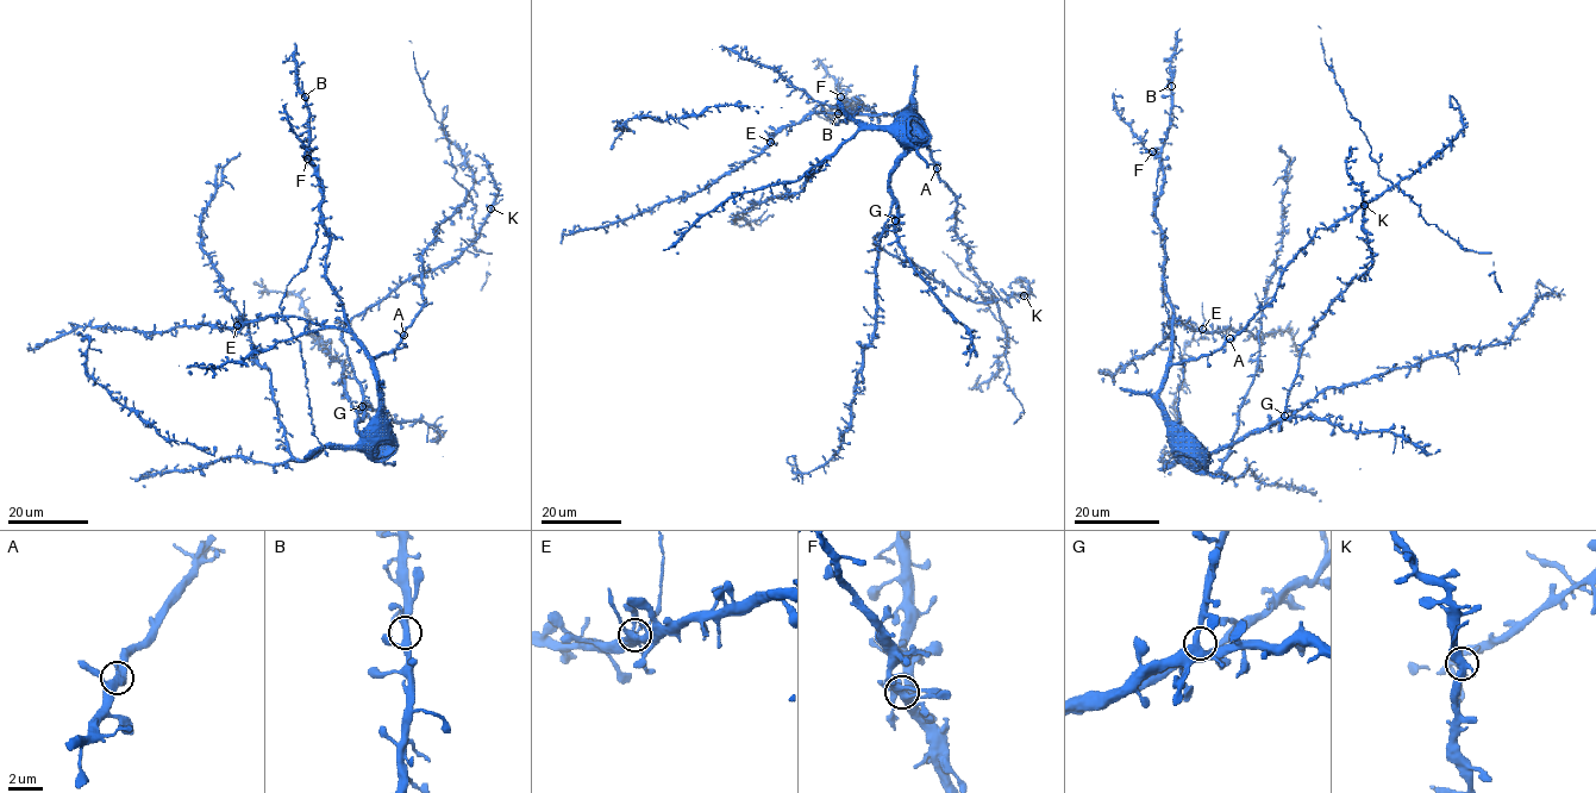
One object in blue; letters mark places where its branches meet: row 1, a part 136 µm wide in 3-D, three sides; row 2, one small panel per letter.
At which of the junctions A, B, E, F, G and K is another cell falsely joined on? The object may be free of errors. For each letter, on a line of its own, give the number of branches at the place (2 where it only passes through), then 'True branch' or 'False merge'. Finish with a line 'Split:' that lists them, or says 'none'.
A: Branches: 3. True branch
B: Branches: 3. True branch
E: Branches: 3. True branch
F: Branches: 3. True branch
G: Branches: 3. True branch
K: Branches: 3. True branch
Split: none

